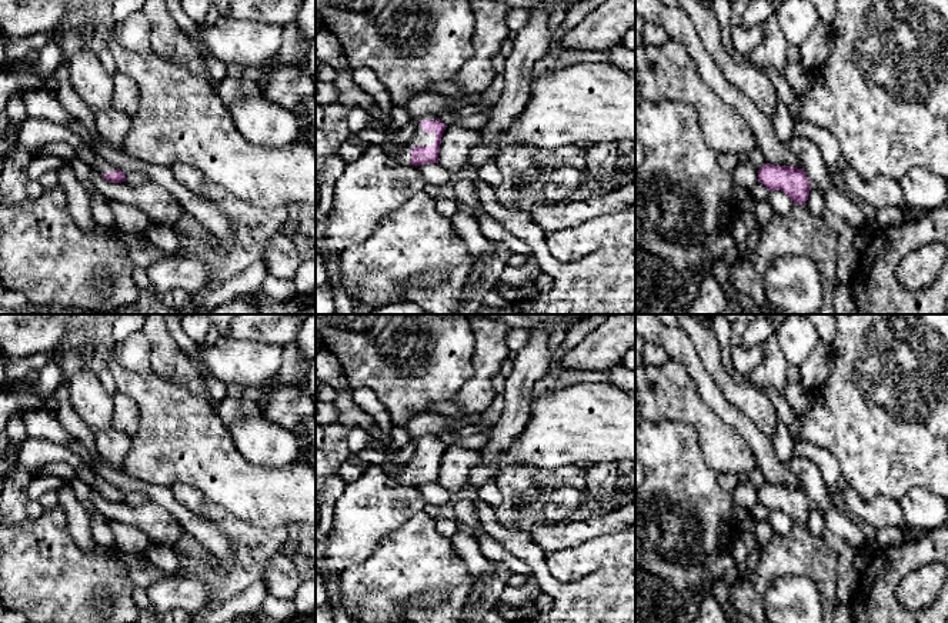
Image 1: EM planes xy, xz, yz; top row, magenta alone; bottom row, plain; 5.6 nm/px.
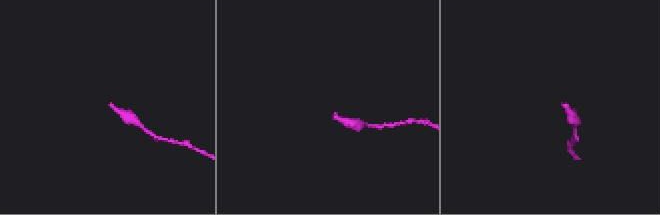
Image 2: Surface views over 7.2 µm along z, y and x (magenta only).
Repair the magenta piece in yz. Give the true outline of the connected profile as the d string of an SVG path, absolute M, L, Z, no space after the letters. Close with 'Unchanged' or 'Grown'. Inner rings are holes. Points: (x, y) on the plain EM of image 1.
M765 483L758 492L758 502L770 512L784 512L794 524L805 524L811 504L804 489Z. Unchanged

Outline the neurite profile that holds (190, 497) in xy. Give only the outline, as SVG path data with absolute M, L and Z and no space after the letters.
M181 483L171 484L170 492L178 503L190 510L196 510L206 502L204 496L198 490Z

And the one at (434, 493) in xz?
M425 483L417 486L428 504L441 507L450 502L451 494L440 483Z

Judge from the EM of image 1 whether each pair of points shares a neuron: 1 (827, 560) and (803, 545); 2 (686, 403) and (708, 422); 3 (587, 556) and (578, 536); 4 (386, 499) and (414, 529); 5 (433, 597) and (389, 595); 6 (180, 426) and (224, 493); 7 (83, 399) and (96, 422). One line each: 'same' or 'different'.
1: same
2: same
3: different
4: different
5: different
6: same
7: same

